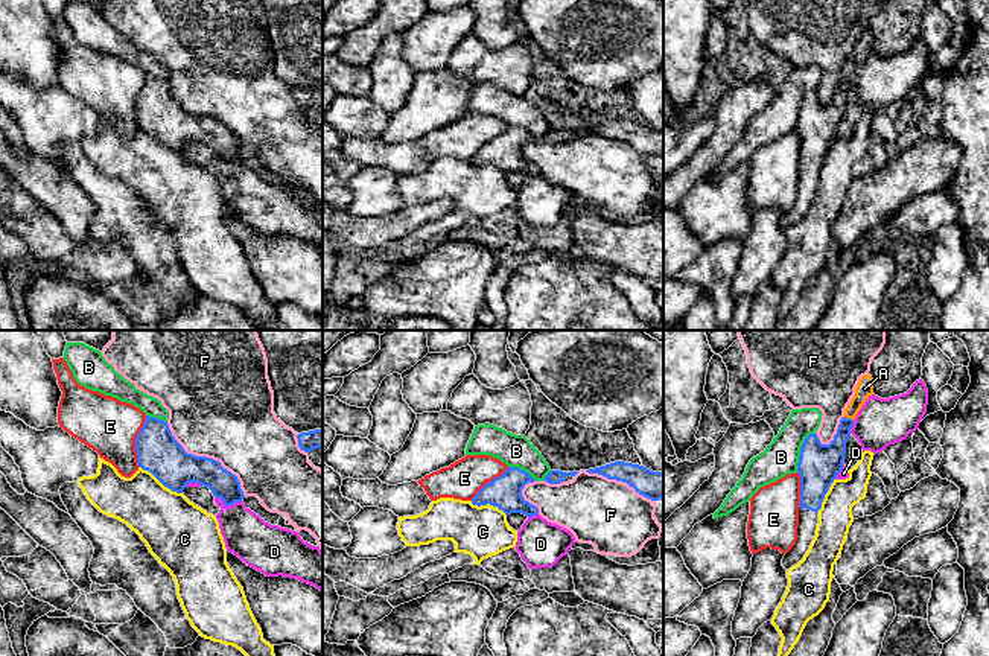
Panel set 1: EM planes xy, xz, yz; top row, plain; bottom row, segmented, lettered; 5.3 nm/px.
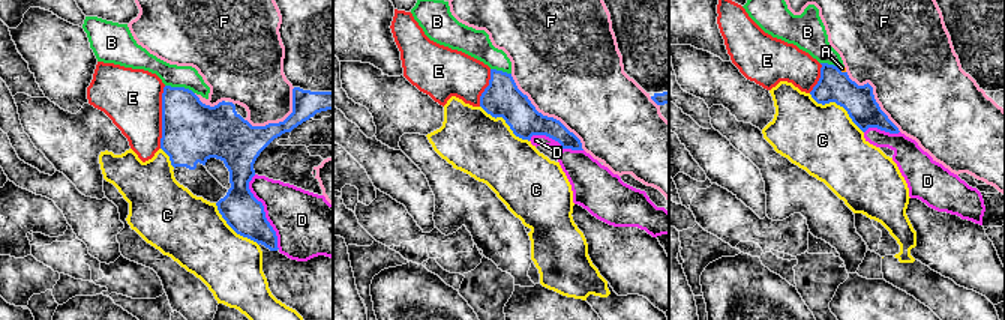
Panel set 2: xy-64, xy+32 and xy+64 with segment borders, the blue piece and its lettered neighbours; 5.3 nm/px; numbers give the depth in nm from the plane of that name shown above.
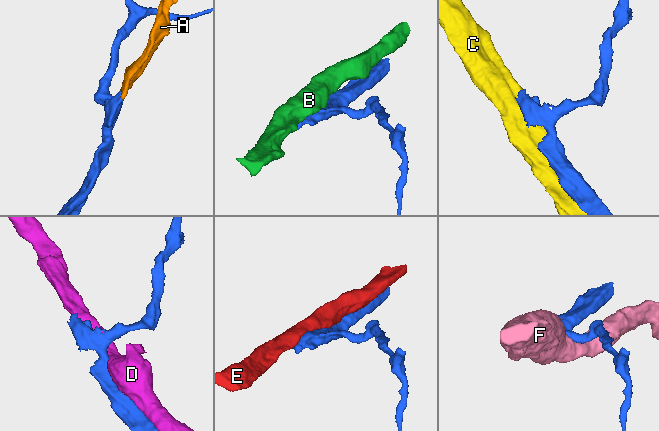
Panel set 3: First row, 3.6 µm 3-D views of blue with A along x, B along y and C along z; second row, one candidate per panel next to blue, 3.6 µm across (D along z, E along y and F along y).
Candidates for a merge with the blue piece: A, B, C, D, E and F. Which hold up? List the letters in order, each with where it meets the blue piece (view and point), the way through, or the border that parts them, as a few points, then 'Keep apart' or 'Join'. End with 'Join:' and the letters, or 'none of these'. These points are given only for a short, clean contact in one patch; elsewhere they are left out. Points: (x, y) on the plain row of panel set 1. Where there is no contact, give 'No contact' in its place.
A: Touches blue at yz (849, 78). Path across: yz (826, 119), (837, 107), (849, 78), (864, 47). Join
B: Touches blue at yz (801, 110). Keep apart
C: Touches blue at xy (162, 142). Keep apart
D: Touches blue at xy (228, 165). Keep apart
E: Touches blue at xy (136, 101). Keep apart
F: Touches blue at xy (206, 116). Keep apart
Join: A

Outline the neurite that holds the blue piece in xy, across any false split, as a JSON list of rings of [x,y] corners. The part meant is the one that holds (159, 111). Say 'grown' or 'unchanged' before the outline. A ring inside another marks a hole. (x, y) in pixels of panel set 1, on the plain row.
unchanged; [[[146,75],[135,96],[135,110],[138,125],[172,151],[183,152],[189,142],[198,142],[227,166],[245,155],[236,134],[213,117],[187,113],[164,79]]]

